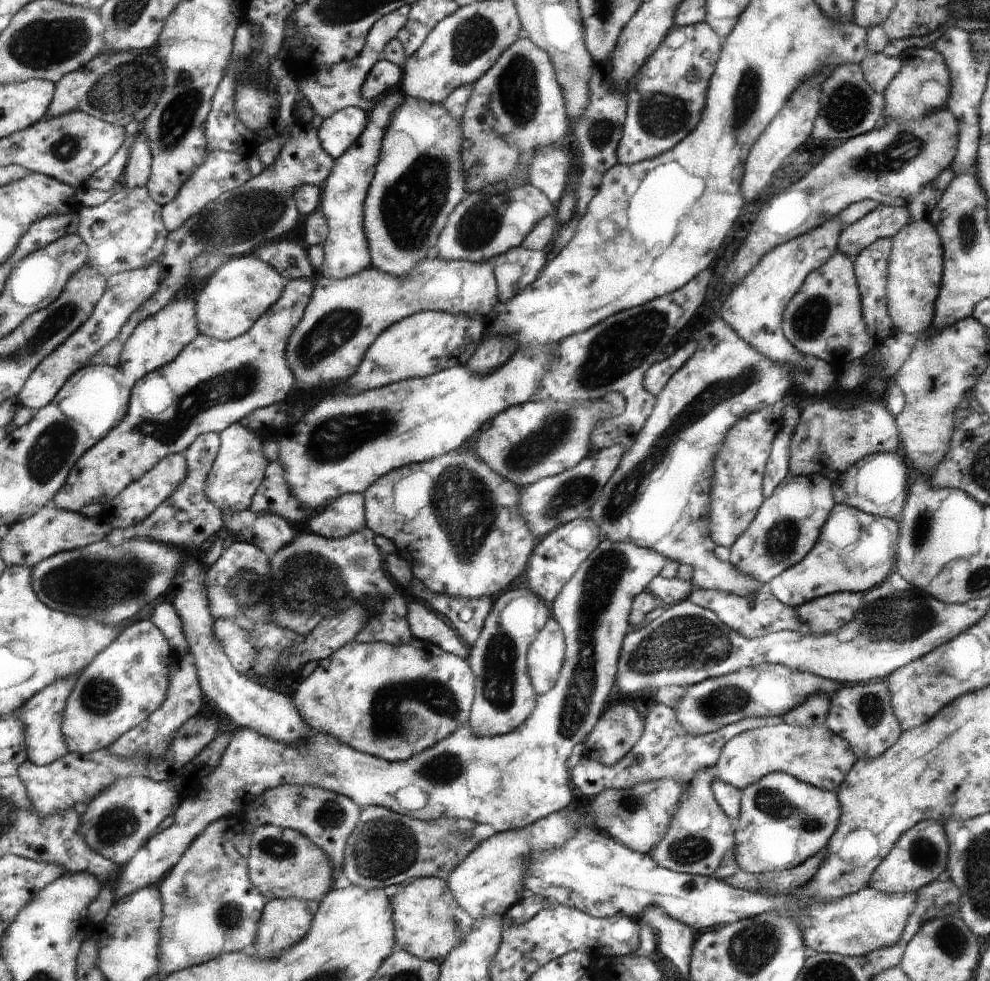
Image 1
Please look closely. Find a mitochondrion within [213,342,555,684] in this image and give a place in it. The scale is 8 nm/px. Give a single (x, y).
(465, 505)

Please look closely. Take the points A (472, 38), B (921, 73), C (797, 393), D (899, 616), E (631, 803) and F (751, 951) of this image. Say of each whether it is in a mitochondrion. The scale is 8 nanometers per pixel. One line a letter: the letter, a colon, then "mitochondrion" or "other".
A: mitochondrion
B: other
C: other
D: mitochondrion
E: mitochondrion
F: mitochondrion

